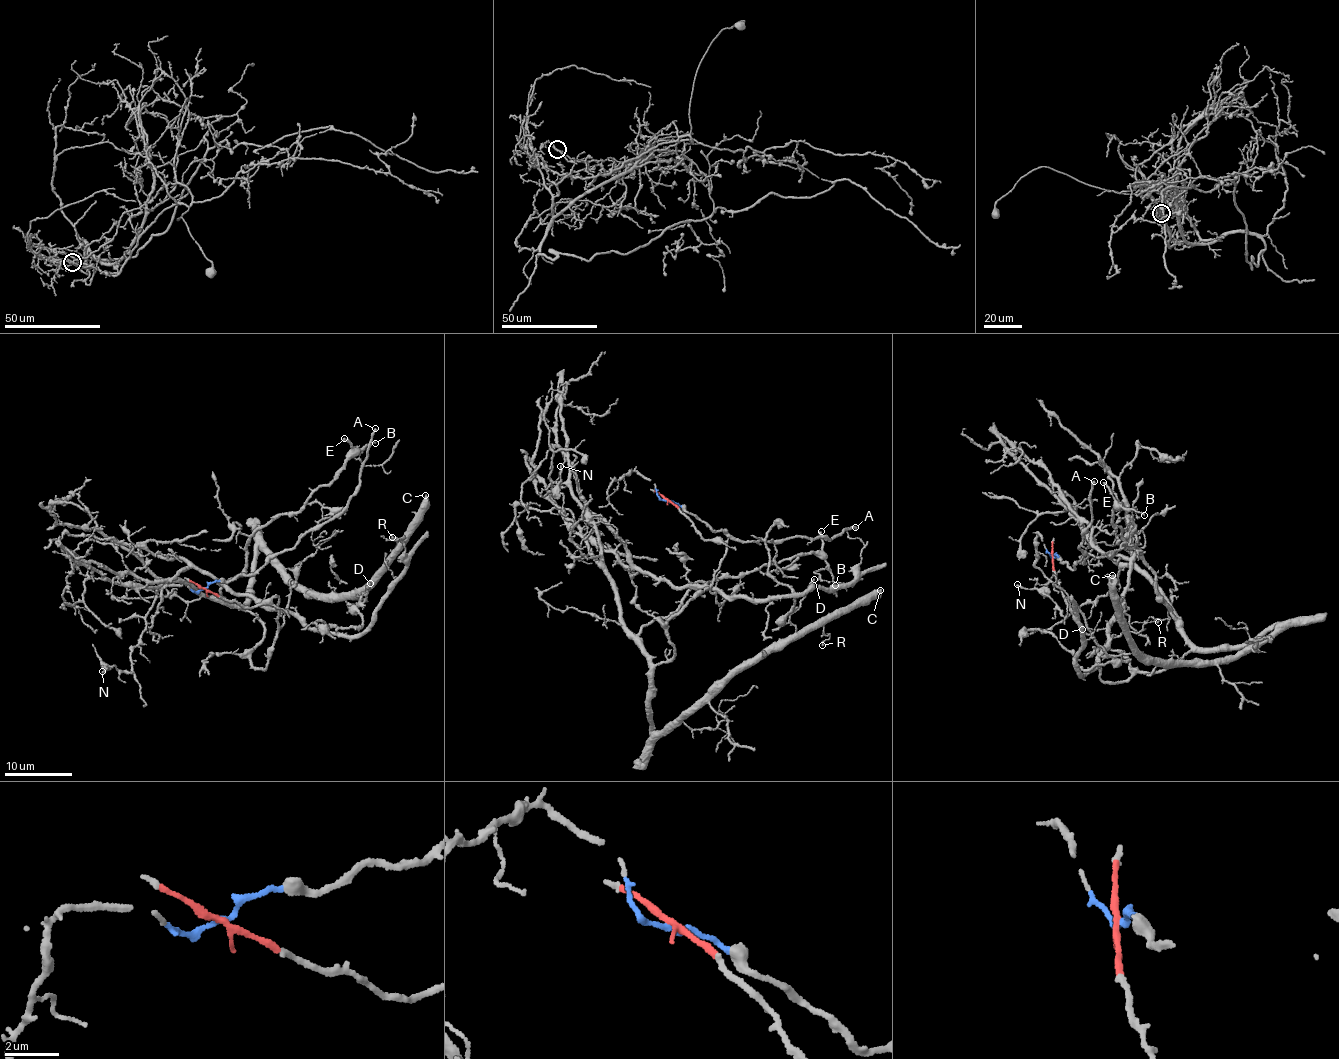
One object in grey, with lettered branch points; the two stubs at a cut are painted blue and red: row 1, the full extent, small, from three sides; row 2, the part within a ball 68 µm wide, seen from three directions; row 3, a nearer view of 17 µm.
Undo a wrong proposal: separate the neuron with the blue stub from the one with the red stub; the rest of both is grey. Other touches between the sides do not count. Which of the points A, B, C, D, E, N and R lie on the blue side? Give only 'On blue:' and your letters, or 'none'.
On blue: A

